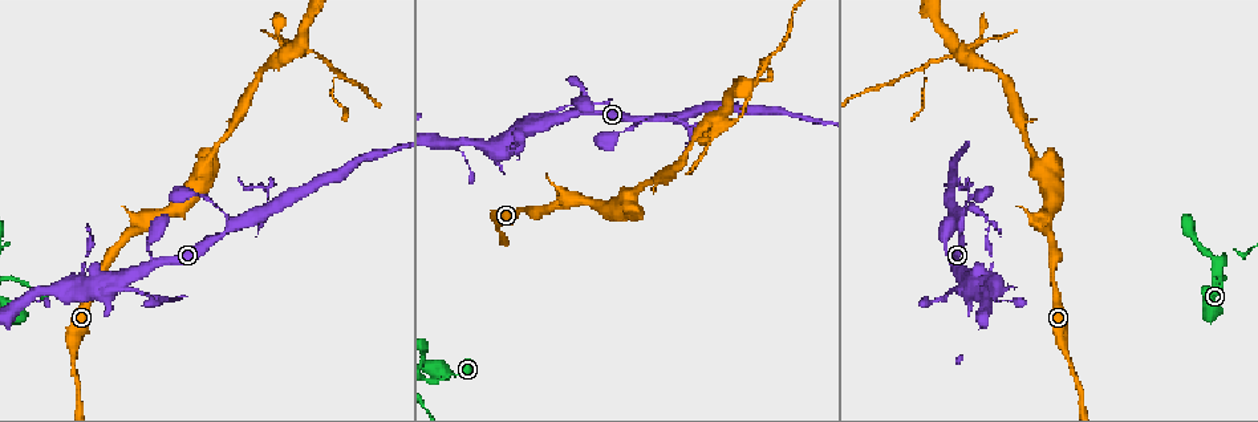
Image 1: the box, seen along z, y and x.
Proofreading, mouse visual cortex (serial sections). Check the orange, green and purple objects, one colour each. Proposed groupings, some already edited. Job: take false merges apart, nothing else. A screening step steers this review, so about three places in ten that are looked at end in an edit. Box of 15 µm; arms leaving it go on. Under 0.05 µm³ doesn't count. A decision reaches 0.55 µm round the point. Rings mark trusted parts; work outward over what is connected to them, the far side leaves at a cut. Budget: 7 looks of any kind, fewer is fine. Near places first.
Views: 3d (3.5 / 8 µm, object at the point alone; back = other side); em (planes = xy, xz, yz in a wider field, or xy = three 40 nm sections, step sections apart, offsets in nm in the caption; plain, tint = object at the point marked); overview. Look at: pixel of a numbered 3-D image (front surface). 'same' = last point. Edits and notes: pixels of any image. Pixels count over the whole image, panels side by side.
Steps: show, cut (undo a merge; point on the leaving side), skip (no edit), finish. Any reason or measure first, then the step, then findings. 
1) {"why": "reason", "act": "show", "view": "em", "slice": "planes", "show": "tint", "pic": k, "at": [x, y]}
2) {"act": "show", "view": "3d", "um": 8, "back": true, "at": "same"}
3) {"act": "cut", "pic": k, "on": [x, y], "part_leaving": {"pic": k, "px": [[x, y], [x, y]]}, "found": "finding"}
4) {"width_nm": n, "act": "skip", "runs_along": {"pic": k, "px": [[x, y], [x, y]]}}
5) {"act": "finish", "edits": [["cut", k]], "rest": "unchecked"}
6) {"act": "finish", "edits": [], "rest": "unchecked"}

{"why": "abrupt turn", "act": "show", "view": "3d", "um": 3.5, "pic": 1, "at": [432, 381]}

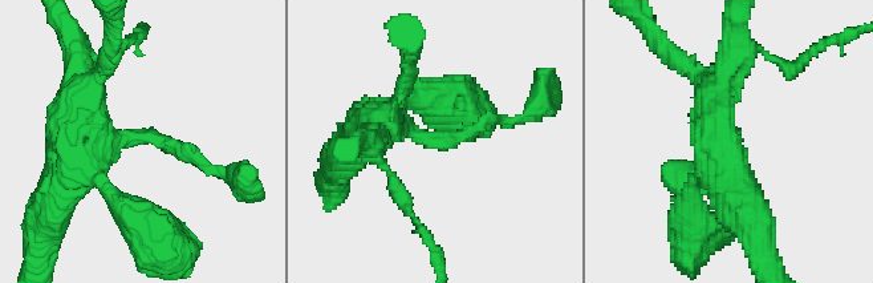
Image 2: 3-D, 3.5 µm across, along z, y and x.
{"arms": 3, "arm_widths_nm": [150, 250, 400], "act": "show", "view": "em", "slice": "xy", "step": 3, "show": "tint", "pic": 2, "at": [437, 141]}

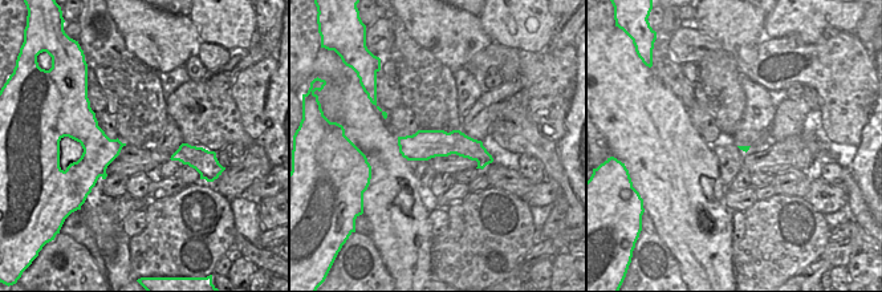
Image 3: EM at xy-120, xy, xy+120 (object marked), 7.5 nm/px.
{"act": "skip", "runs_along": {"pic": 3, "px": [[401, 140], [460, 144], [488, 159]]}, "found": "continuous, no second cell"}

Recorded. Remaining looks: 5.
{"why": "four arms meet", "act": "show", "view": "3d", "um": 3.5, "pic": 1, "at": [543, 126]}

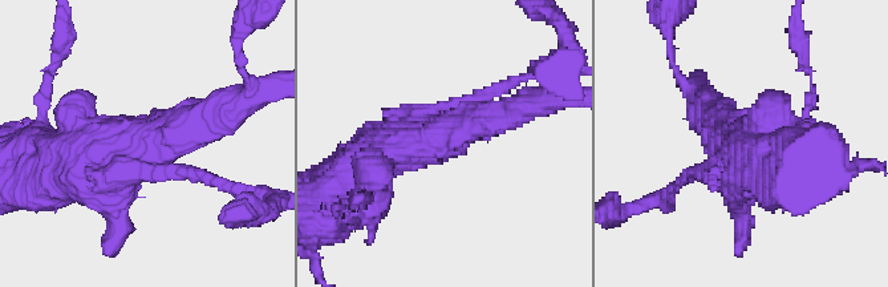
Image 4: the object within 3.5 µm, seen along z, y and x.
{"arms": 4, "arm_widths_nm": [150, 350, 400, 600], "act": "show", "view": "em", "slice": "planes", "show": "tint", "pic": 4, "at": [149, 137]}

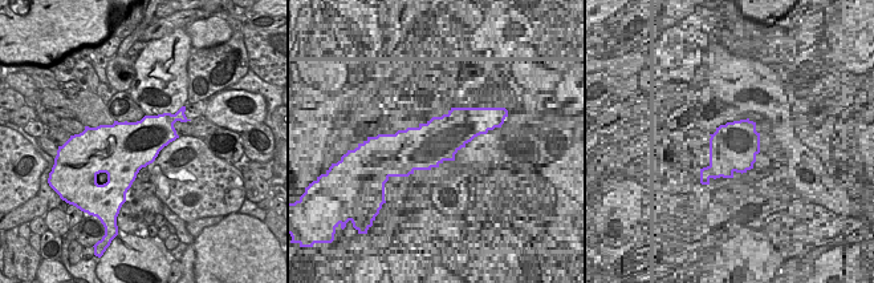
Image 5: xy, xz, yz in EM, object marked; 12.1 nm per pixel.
{"act": "cut", "pic": 4, "on": [511, 84], "found": "two cells meet here"}

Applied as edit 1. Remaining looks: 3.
{"why": "arms part here", "act": "show", "view": "3d", "um": 8, "pic": 1, "at": [682, 115]}

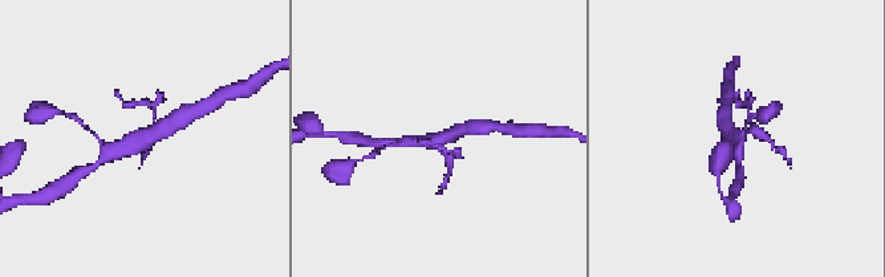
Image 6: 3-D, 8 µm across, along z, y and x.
{"why": "closer look", "act": "show", "view": "3d", "um": 3.5, "pic": 6, "at": [434, 141]}

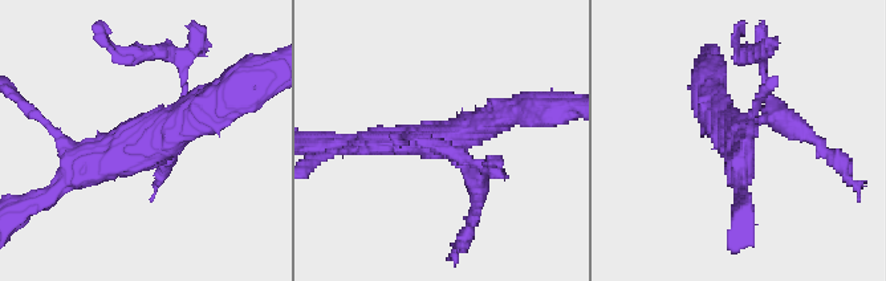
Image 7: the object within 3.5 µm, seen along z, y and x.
{"arms": 3, "arm_widths_nm": [150, 300, 400], "act": "show", "view": "em", "slice": "xy", "step": 5, "show": "tint", "pic": 7, "at": [152, 130]}

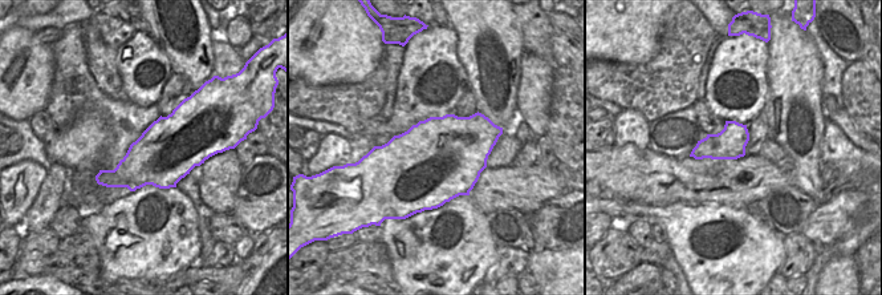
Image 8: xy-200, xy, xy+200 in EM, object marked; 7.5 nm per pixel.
{"act": "cut", "pic": 7, "on": [796, 135], "found": "two cells meet here"}

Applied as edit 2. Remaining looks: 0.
{"act": "finish", "edits": [["cut", 4], ["cut", 7]], "rest": "unchecked"}

